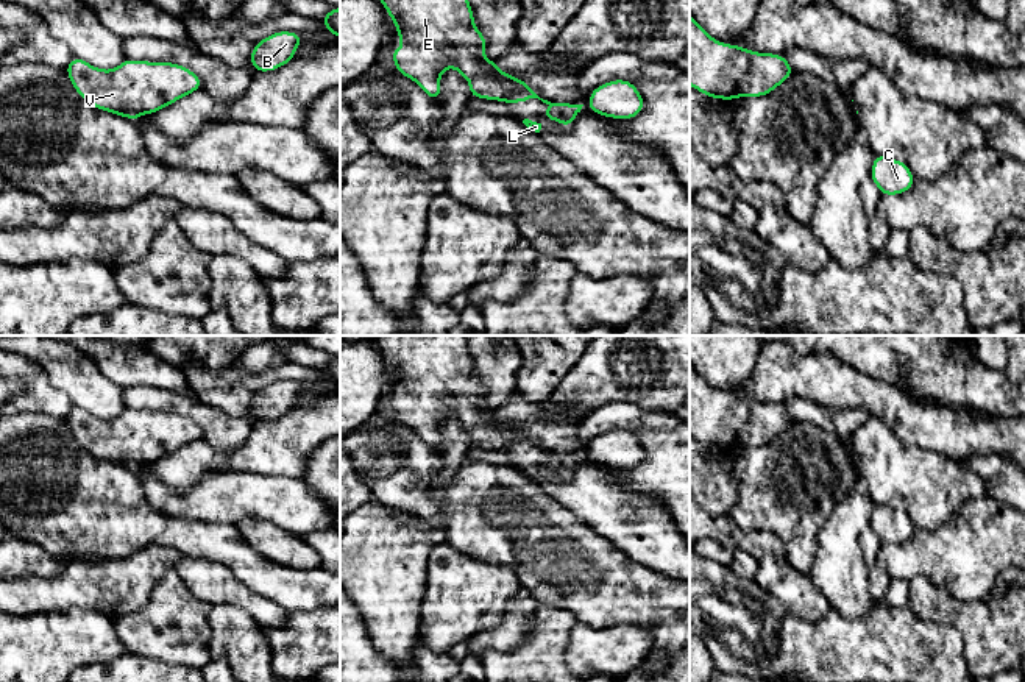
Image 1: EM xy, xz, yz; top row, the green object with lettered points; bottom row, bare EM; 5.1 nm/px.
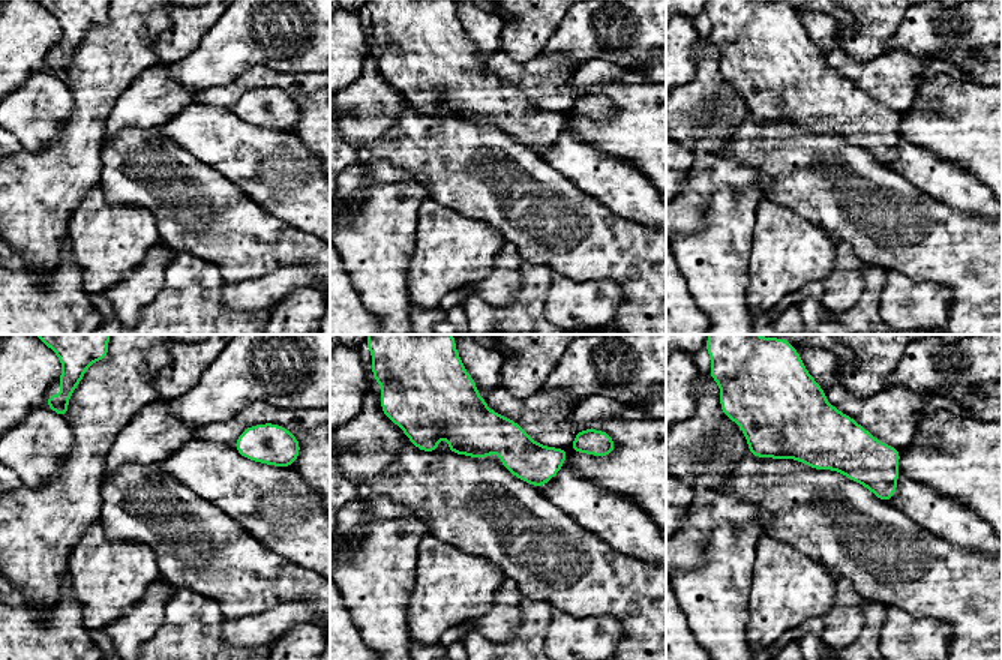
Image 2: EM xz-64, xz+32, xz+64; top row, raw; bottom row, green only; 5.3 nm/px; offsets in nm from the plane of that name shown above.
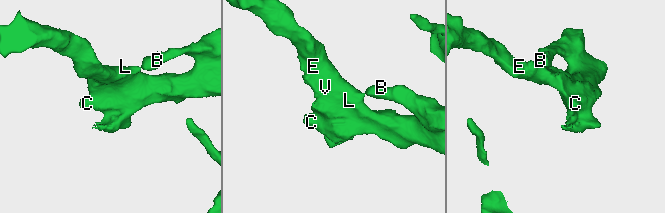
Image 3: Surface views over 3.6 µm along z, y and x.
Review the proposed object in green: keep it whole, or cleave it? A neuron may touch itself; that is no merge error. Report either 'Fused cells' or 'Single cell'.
Single cell

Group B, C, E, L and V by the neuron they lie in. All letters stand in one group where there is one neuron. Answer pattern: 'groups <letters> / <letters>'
groups B C E L V

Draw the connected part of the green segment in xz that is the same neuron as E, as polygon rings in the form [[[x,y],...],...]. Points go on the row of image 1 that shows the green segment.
[[[379,0],[379,2],[384,5],[385,11],[387,11],[388,16],[392,17],[392,20],[395,22],[395,25],[396,25],[396,31],[395,31],[395,33],[401,37],[401,41],[403,41],[403,44],[404,44],[404,45],[399,47],[399,48],[390,48],[392,56],[393,56],[393,61],[395,61],[395,70],[399,72],[401,75],[404,75],[404,76],[413,80],[413,81],[421,87],[421,91],[431,97],[431,100],[438,101],[440,92],[442,92],[440,76],[442,76],[442,73],[443,73],[445,69],[454,67],[463,78],[468,80],[468,83],[470,83],[470,97],[479,97],[479,98],[484,98],[484,100],[499,100],[499,101],[505,101],[507,105],[518,103],[518,101],[529,101],[529,100],[532,100],[532,98],[538,98],[538,100],[541,100],[543,103],[546,103],[546,105],[549,106],[549,108],[544,111],[543,119],[557,120],[557,122],[560,122],[563,126],[573,126],[574,119],[576,119],[576,115],[580,112],[580,109],[582,109],[583,105],[574,105],[574,103],[566,103],[566,105],[565,105],[565,103],[551,103],[551,101],[548,101],[548,100],[543,100],[543,98],[540,98],[540,97],[529,87],[529,84],[527,84],[526,81],[512,76],[509,72],[501,72],[501,70],[498,70],[498,69],[496,69],[496,59],[488,61],[488,59],[485,58],[485,55],[484,55],[484,47],[485,47],[485,44],[487,44],[487,39],[485,39],[485,36],[474,27],[473,8],[470,6],[468,0]]]

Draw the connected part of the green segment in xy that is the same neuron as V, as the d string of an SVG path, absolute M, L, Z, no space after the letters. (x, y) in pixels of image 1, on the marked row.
M73 56L66 73L90 106L133 122L201 89L200 76L175 62L125 59L119 67L103 70Z

